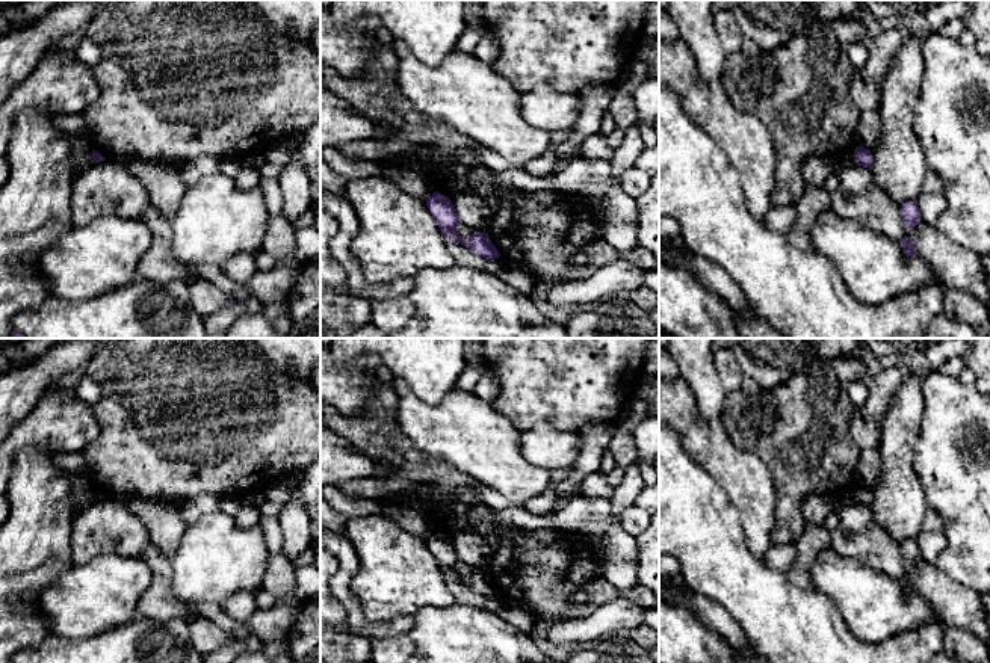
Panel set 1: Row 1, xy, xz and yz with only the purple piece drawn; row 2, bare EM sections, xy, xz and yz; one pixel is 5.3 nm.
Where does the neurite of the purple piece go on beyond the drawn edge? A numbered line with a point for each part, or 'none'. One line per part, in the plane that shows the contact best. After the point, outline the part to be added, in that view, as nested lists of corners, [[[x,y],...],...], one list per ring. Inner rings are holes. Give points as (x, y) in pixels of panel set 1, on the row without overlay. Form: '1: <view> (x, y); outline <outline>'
none

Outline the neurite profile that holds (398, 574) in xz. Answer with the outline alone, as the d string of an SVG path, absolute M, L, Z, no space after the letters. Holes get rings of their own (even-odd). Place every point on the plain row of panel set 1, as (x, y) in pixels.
M382 515L348 518L345 533L360 560L358 572L349 587L360 600L360 610L367 619L388 621L414 615L425 606L449 607L456 603L426 539L411 535Z

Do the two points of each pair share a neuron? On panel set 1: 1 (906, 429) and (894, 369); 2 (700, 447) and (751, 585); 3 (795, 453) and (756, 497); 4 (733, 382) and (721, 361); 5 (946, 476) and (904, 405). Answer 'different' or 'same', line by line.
1: different
2: different
3: different
4: same
5: different

